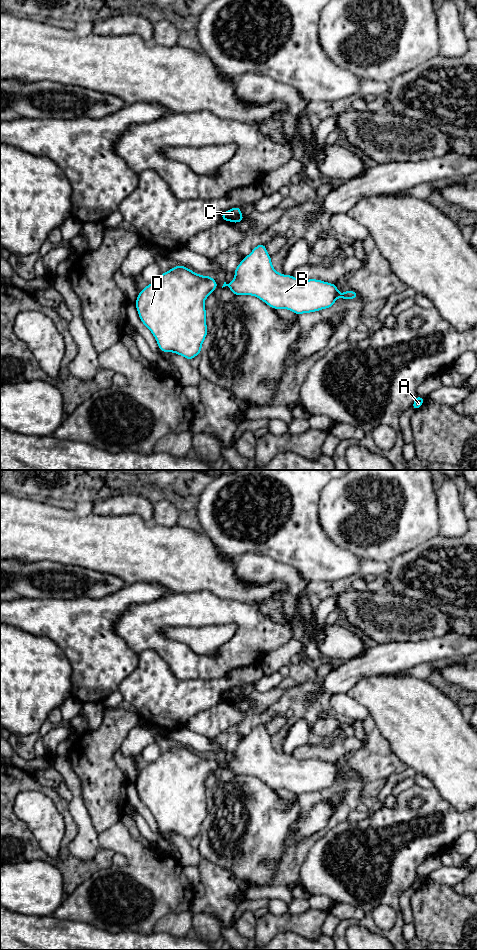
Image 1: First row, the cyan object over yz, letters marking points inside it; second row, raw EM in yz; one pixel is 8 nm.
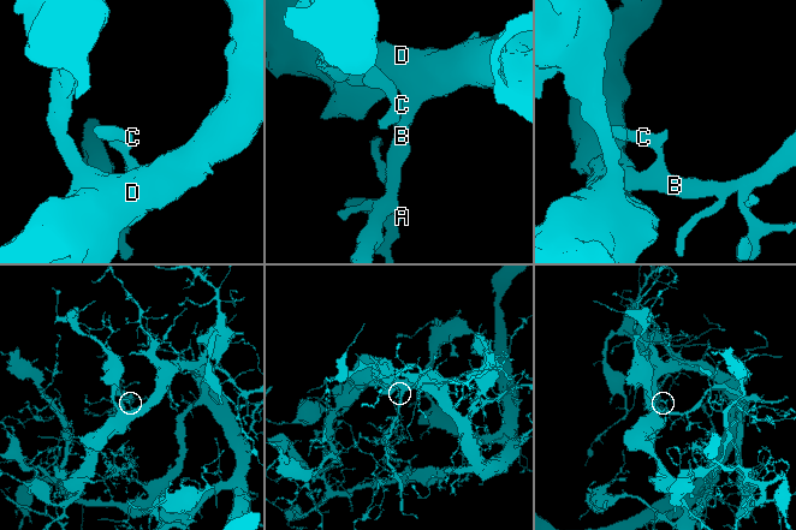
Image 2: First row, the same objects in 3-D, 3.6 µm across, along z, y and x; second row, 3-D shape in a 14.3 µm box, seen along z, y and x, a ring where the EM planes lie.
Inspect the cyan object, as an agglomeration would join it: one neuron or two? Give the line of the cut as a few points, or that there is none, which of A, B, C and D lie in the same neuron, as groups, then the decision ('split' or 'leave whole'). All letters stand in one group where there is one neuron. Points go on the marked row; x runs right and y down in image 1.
no cut | A B C D | leave whole

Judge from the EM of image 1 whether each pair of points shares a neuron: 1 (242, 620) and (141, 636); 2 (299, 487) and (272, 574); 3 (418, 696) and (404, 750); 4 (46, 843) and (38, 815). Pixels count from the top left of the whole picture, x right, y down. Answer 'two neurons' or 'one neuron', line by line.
1: one neuron
2: two neurons
3: one neuron
4: one neuron

